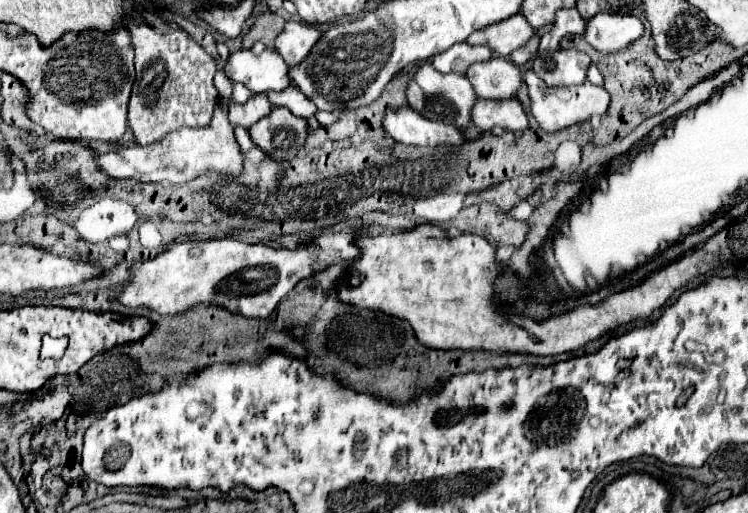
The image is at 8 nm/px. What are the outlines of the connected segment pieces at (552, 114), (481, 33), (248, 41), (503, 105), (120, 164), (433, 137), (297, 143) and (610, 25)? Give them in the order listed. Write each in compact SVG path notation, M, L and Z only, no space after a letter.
M531 70L525 74L525 84L529 90L529 98L531 98L531 114L535 116L535 120L539 122L539 126L545 132L555 132L555 130L561 130L561 128L567 128L573 124L581 124L593 116L603 116L607 112L607 106L609 106L607 90L603 86L595 86L591 82L579 84L579 90L571 90L571 98L569 98L569 90L549 88Z
M509 16L497 24L491 24L487 28L475 30L469 38L467 44L485 44L491 48L491 52L495 52L497 56L509 56L515 48L523 46L531 36L535 34L535 30L527 24L527 20L523 20L523 16Z
M271 12L259 16L249 28L249 32L243 34L243 48L251 48L255 42L263 42L265 46L269 46L275 40L275 36L281 32L283 24L285 20Z
M477 98L471 108L471 122L481 130L491 130L493 126L501 126L503 130L525 130L529 124L525 110L517 98Z
M225 98L217 104L213 120L205 128L189 128L183 126L179 130L167 132L161 140L141 146L137 142L131 144L115 144L109 150L93 150L93 160L101 172L111 178L135 178L139 182L187 182L205 170L213 170L217 174L235 176L243 168L243 156L239 144L233 136L233 126L227 118L227 102Z
M409 106L391 108L385 112L383 130L387 136L409 146L439 146L439 144L463 144L463 134L459 128L443 122L433 122L415 112Z
M271 108L271 112L247 128L251 140L277 162L291 160L307 138L307 122L291 114L287 108Z
M599 12L585 22L583 38L597 52L617 52L633 44L643 34L643 24L635 16L619 16L609 12Z

